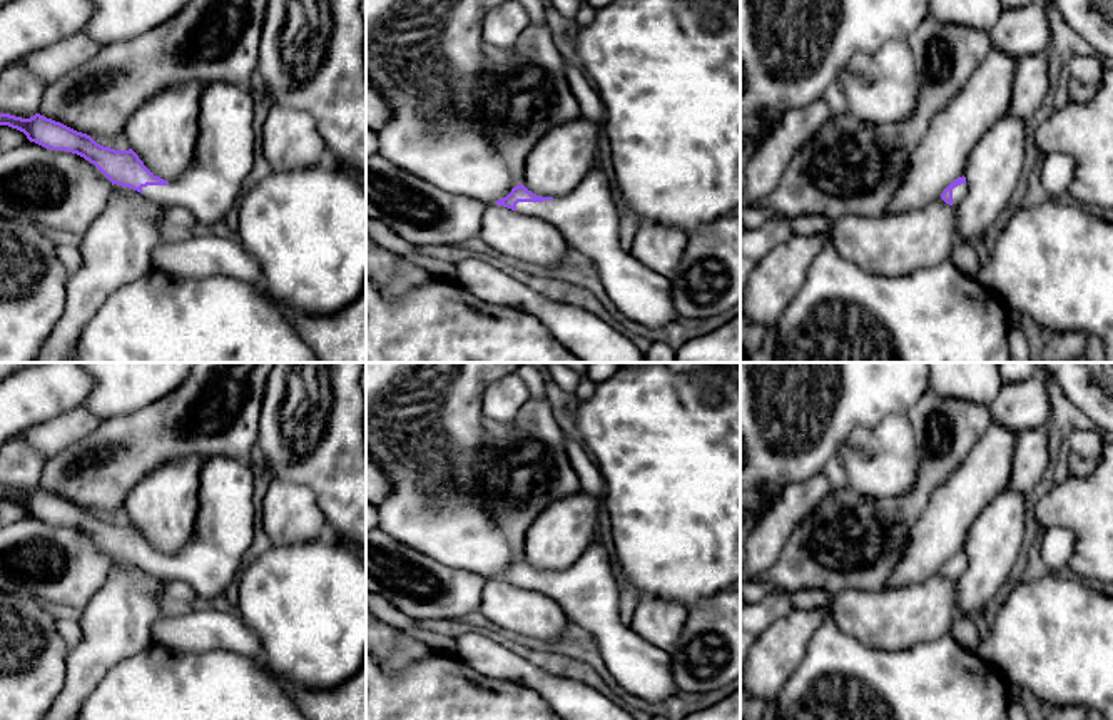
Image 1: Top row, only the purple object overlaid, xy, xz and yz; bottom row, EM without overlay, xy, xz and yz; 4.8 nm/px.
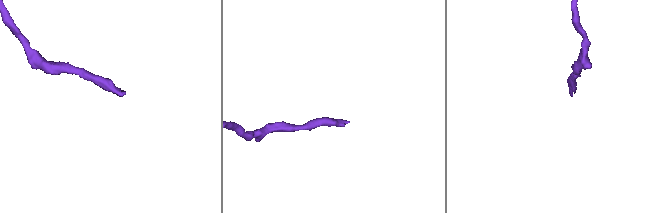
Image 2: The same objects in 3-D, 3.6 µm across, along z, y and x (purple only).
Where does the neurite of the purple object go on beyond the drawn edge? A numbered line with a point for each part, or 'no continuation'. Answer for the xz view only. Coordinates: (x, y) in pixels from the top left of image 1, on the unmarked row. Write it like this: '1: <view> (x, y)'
1: xz (587, 592)

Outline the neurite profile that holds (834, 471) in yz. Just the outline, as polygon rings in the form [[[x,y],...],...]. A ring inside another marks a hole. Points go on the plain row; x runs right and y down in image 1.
[[[837,456],[831,458],[826,463],[822,474],[834,489],[841,489],[841,491],[849,489],[847,473]]]

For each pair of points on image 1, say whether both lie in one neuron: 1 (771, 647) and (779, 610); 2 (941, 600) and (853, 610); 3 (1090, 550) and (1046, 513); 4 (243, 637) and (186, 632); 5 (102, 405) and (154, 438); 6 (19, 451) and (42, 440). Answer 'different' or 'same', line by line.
1: different
2: same
3: same
4: same
5: different
6: different

